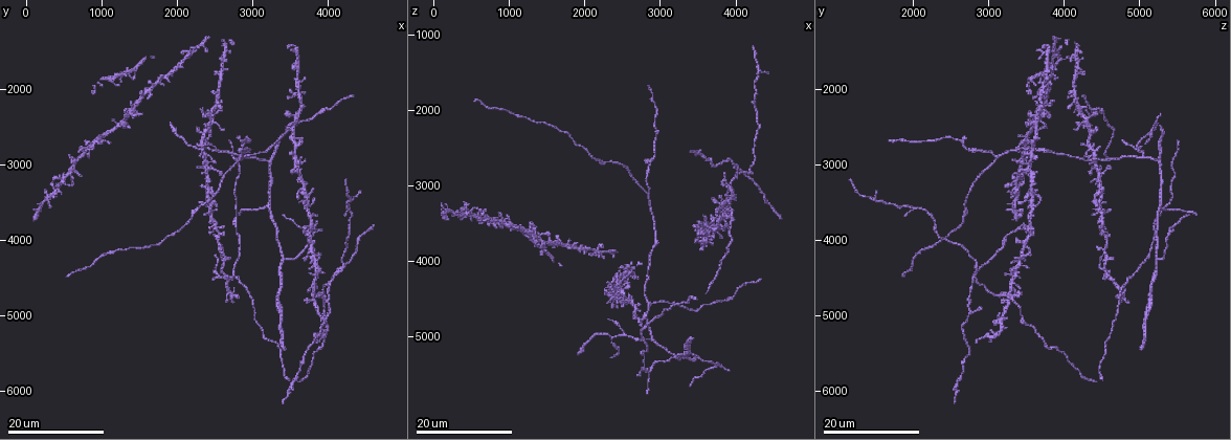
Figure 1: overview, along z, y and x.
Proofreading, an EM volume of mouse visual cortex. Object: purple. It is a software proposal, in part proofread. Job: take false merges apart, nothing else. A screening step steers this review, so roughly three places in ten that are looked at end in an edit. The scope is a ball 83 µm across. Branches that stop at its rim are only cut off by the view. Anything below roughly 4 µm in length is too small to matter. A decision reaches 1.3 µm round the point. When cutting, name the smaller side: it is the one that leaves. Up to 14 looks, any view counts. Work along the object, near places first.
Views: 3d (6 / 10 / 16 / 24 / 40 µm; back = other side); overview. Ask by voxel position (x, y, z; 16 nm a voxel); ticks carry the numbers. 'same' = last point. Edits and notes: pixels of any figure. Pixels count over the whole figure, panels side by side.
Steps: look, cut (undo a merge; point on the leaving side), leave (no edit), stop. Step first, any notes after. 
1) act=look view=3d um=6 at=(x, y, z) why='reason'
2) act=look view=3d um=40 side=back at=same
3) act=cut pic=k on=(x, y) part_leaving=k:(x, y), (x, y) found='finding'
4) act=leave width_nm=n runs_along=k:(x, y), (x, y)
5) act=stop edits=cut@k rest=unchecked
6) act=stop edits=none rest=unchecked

act=look view=3d um=16 at=(2800, 3550, 5350) why='three-way junction'

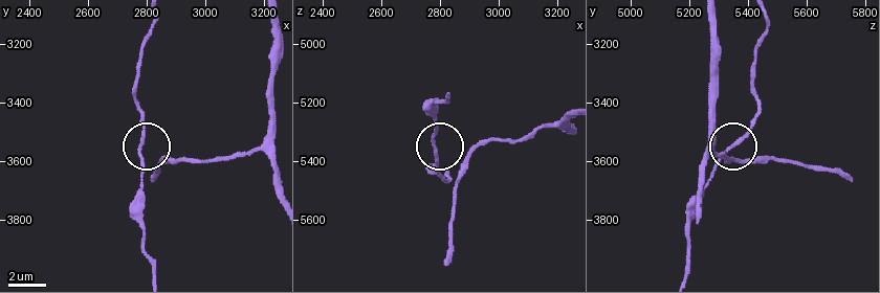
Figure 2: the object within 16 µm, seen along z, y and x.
act=look view=3d um=10 at=(2790, 3540, 5360)

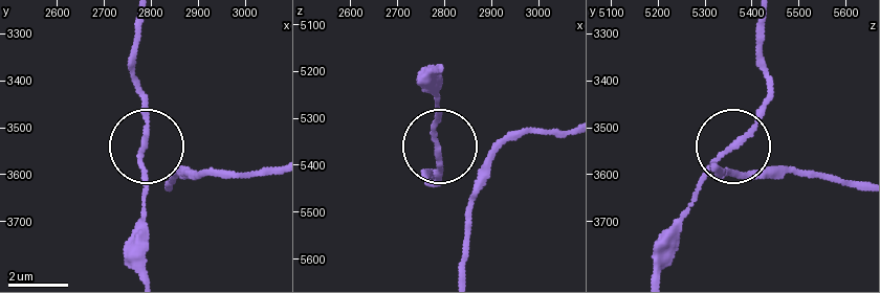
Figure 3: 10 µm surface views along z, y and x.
act=look view=3d um=10 side=back at=(2780, 3545, 5360)

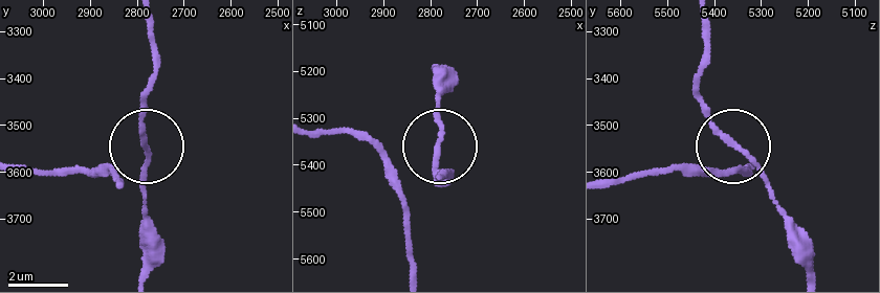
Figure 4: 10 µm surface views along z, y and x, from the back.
act=leave runs_along=4:(809, 271), (804, 233), (754, 159), (719, 129), (697, 86) found='one neuron here'

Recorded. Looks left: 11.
act=look view=3d um=24 at=(2900, 2700, 2600) why='three-way junction'

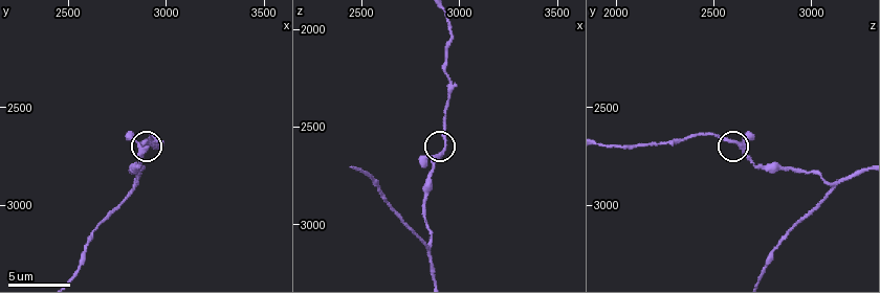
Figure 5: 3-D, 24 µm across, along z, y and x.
act=look view=3d um=6 at=(2910, 2700, 2630)

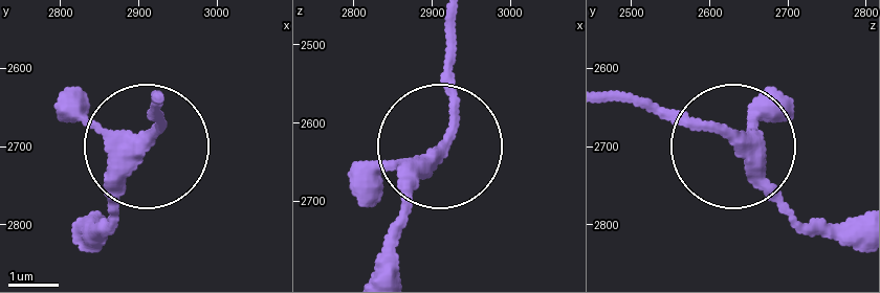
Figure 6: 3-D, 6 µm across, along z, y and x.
act=leave width_nm=250 found='one neuron here'

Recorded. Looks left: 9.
act=look view=3d um=16 at=(2830, 2910, 3100) why='three-way junction'

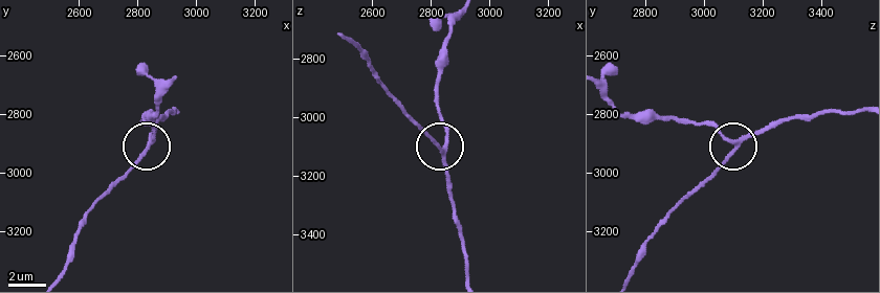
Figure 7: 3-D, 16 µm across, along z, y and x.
act=leave runs_along=7:(465, 273), (465, 241), (446, 179), (446, 133), (438, 111) found='all the same neuron'

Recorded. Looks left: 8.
act=look view=3d um=16 at=(2900, 2900, 5050) why='three-way junction'

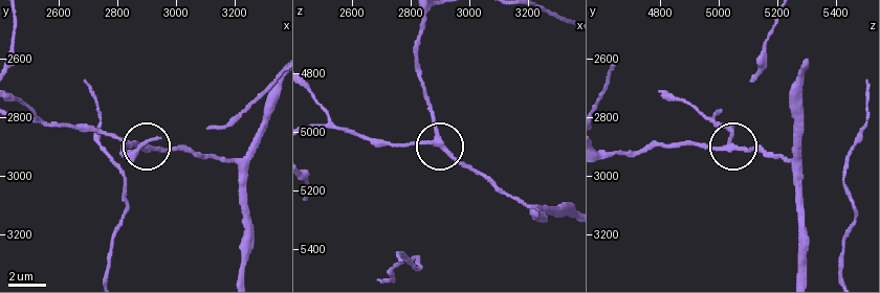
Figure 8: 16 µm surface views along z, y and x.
act=look view=3d um=6 at=(2890, 2910, 5030)

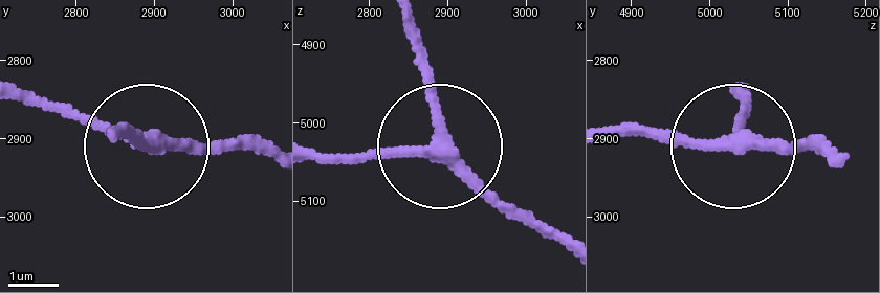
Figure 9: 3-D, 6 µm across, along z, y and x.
act=leave runs_along=9:(267, 155), (154, 151), (17, 100) found='one neuron here'

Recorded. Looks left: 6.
act=look view=3d um=24 at=(2500, 2800, 4950) why='three-way junction'

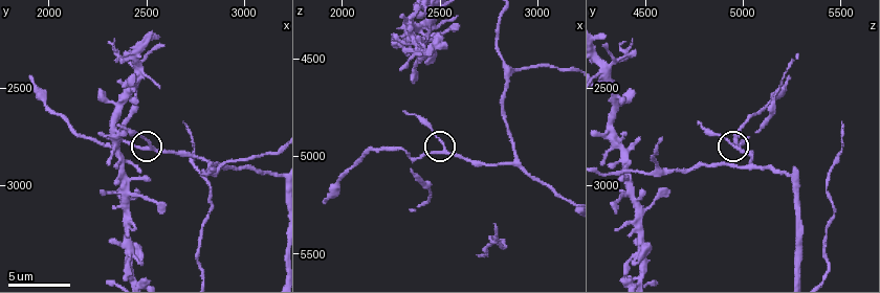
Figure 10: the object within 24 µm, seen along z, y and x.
act=look view=3d um=10 at=(2520, 2810, 4950)

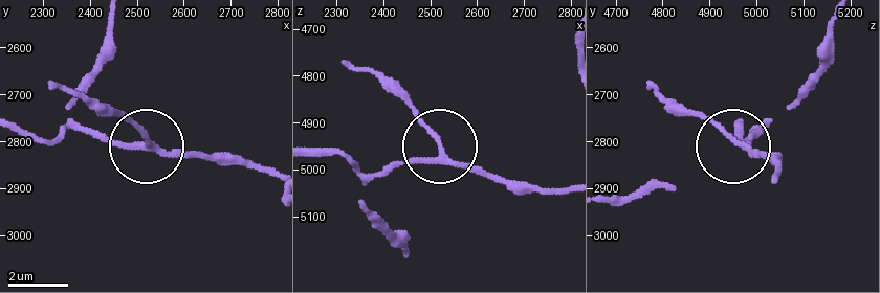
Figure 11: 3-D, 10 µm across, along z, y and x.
act=leave arms=3 runs_along=11:(272, 176), (167, 156), (102, 108) found='continuous, no second neuron'

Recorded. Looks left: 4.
act=look view=3d um=24 at=(2650, 4500, 4550) why='four arms meet'

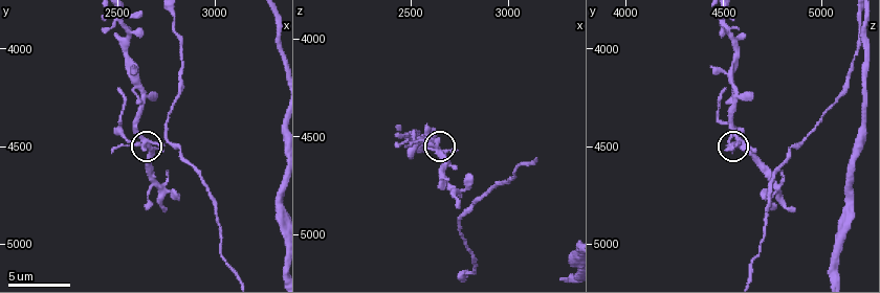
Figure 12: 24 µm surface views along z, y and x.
act=look view=3d um=6 at=(2630, 4480, 4570)

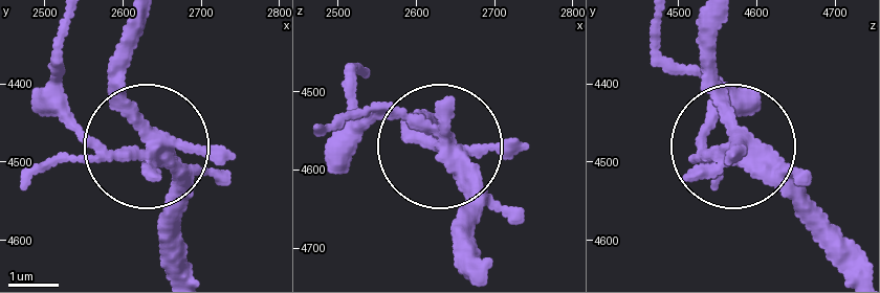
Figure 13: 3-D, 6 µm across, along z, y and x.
act=cut pic=13 on=(66, 121) side_arm_um=7 part_leaving=13:(128, 150), (94, 137), (65, 99), (61, 24) found='two neurons meet here'

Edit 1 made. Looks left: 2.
act=stop edits=cut@13 rest=unchecked

